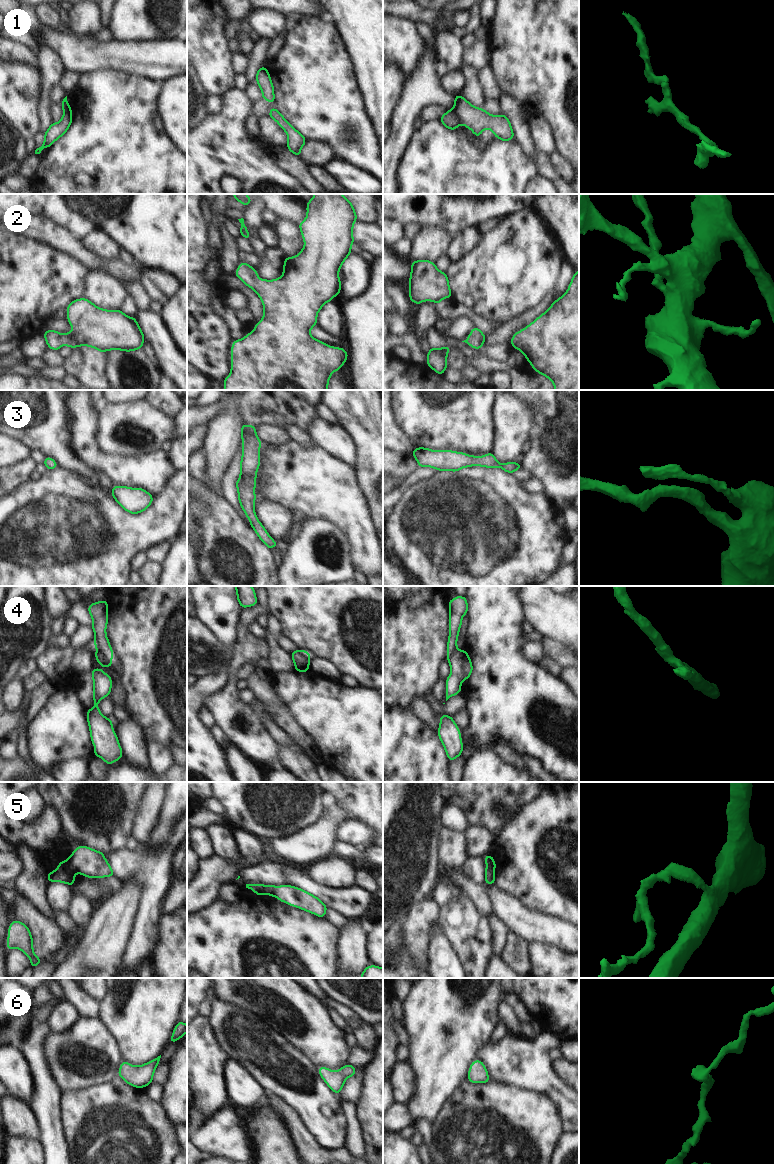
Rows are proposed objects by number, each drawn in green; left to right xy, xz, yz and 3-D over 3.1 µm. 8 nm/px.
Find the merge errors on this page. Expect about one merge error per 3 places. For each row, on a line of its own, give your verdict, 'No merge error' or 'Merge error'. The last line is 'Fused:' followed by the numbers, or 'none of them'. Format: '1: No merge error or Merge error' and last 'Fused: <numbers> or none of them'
1: Merge error
2: No merge error
3: No merge error
4: Merge error
5: Merge error
6: No merge error
Fused: 1, 4, 5.

